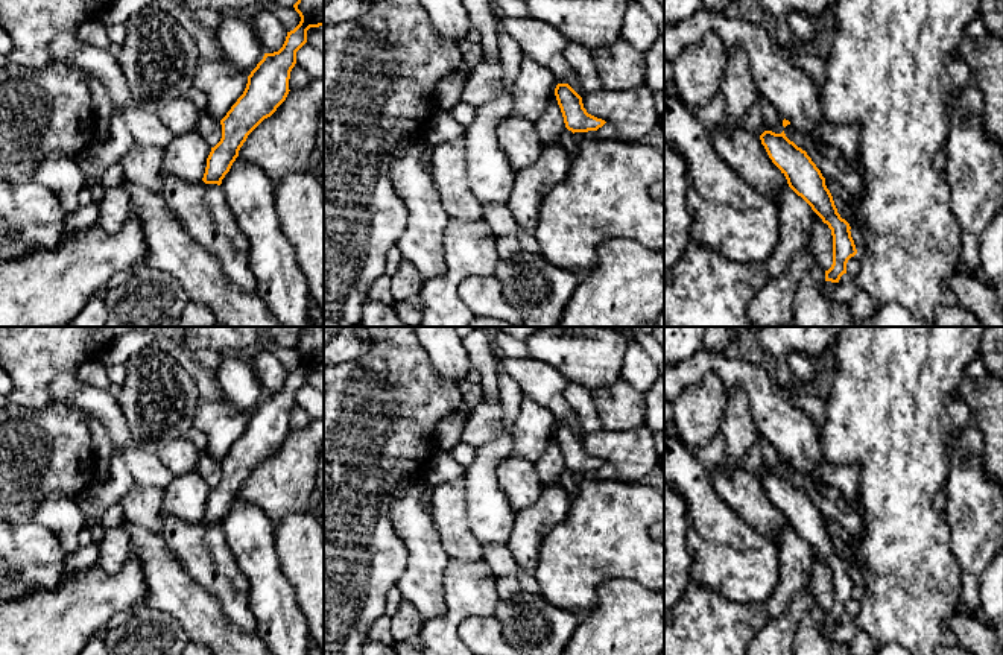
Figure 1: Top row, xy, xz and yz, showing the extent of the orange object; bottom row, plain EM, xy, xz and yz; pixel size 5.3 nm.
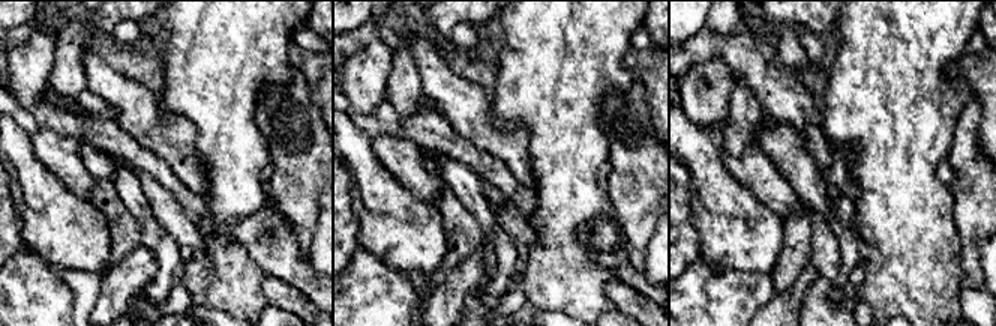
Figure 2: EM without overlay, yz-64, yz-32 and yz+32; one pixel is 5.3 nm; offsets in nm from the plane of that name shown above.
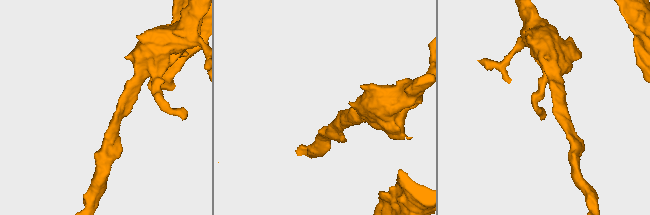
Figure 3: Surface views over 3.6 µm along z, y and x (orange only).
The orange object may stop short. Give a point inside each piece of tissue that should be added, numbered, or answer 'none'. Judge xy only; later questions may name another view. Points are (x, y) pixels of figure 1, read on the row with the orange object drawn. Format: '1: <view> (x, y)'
none

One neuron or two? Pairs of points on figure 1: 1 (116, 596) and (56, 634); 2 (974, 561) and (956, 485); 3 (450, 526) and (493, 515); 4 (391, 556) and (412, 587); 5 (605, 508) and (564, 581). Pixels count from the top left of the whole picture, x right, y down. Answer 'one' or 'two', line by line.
1: one
2: one
3: two
4: two
5: one

